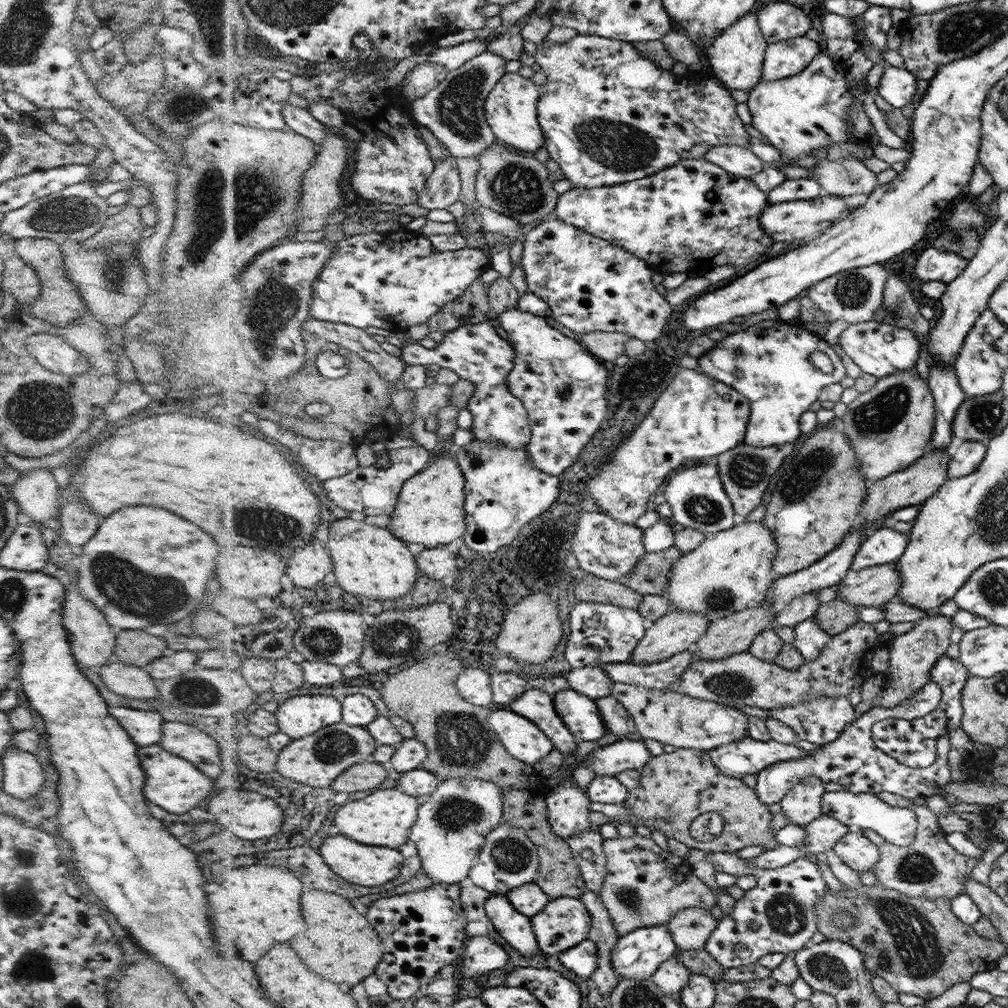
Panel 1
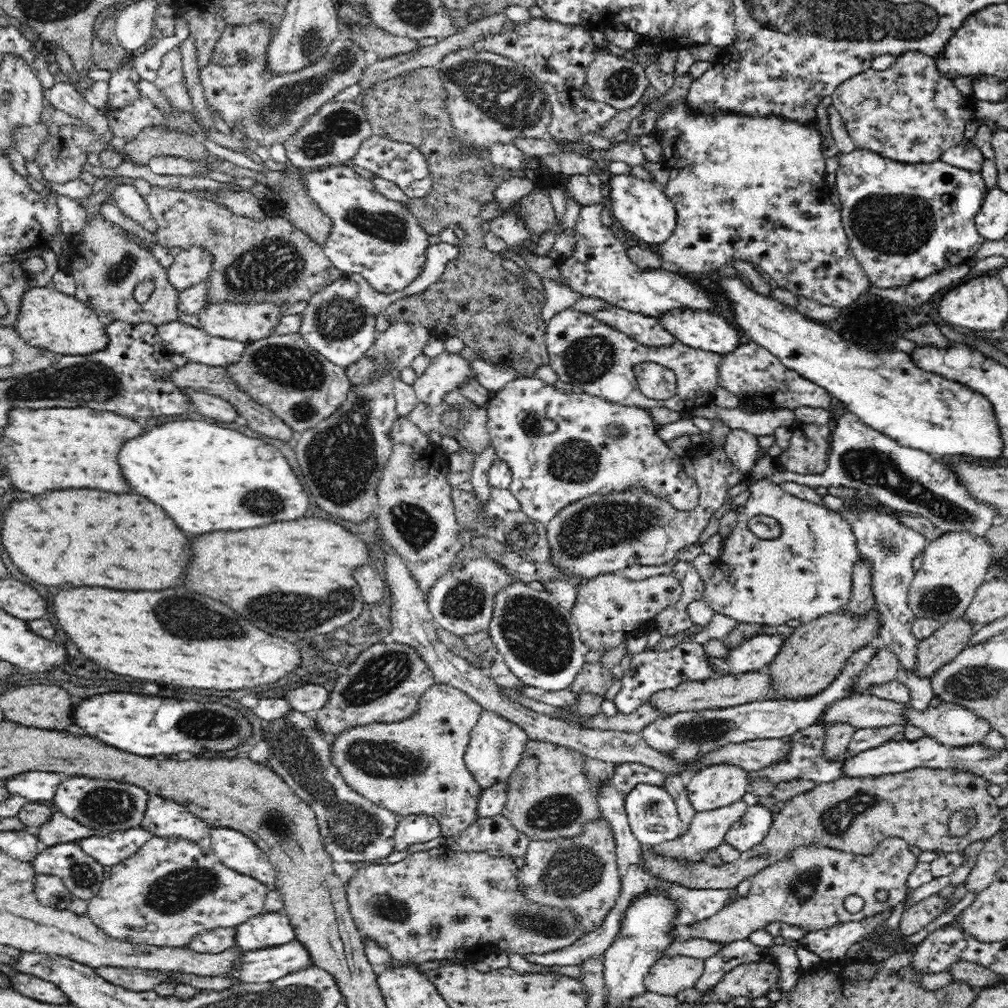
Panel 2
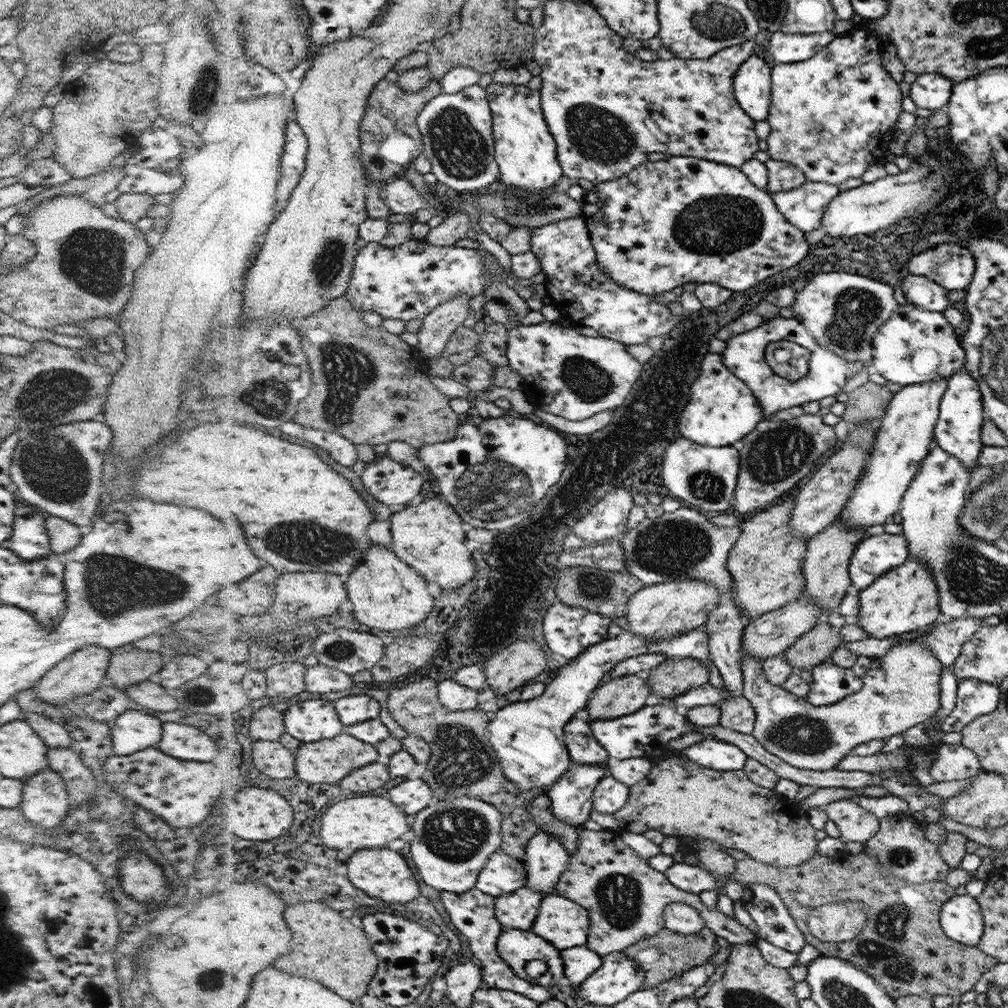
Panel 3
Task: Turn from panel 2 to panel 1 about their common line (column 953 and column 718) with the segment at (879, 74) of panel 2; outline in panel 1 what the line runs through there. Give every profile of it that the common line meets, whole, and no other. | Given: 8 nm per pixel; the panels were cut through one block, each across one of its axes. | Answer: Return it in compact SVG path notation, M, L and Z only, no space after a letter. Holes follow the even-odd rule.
M578 33L576 37L566 43L552 43L542 41L538 45L538 51L534 58L540 66L540 70L546 74L546 83L542 88L542 95L538 105L539 124L546 136L547 148L550 158L560 165L560 169L565 174L565 179L572 182L572 188L600 188L603 186L616 186L623 182L632 182L647 178L662 170L668 169L676 162L689 158L689 152L696 144L708 144L710 147L740 146L750 148L750 136L746 132L746 126L736 114L736 100L732 98L726 87L722 83L714 80L706 71L690 71L680 75L674 74L671 70L661 69L651 59L643 58L633 43L622 42L616 39L604 38L594 35L582 35Z

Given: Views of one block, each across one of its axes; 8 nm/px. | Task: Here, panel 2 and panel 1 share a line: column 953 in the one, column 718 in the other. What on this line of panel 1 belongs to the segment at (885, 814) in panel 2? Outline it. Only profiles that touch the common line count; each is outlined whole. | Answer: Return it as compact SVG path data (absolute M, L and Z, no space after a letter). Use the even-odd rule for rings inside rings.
M676 749L670 754L652 757L641 768L641 784L625 801L630 814L648 828L662 832L666 838L676 838L690 849L708 853L735 852L746 846L774 850L781 844L770 825L773 816L767 803L760 802L758 791L744 784L741 778L724 774L711 761L709 751ZM718 812L724 820L720 835L710 842L698 842L691 837L691 824L700 814Z

